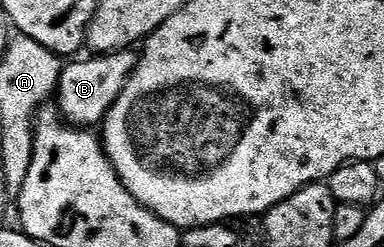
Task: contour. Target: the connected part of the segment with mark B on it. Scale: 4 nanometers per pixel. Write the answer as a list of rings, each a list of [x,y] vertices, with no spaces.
[[[132,50],[106,52],[91,57],[93,60],[73,59],[65,63],[60,70],[60,86],[58,89],[58,112],[69,125],[85,130],[99,125],[114,102],[122,94],[126,82],[136,69],[137,53]]]

